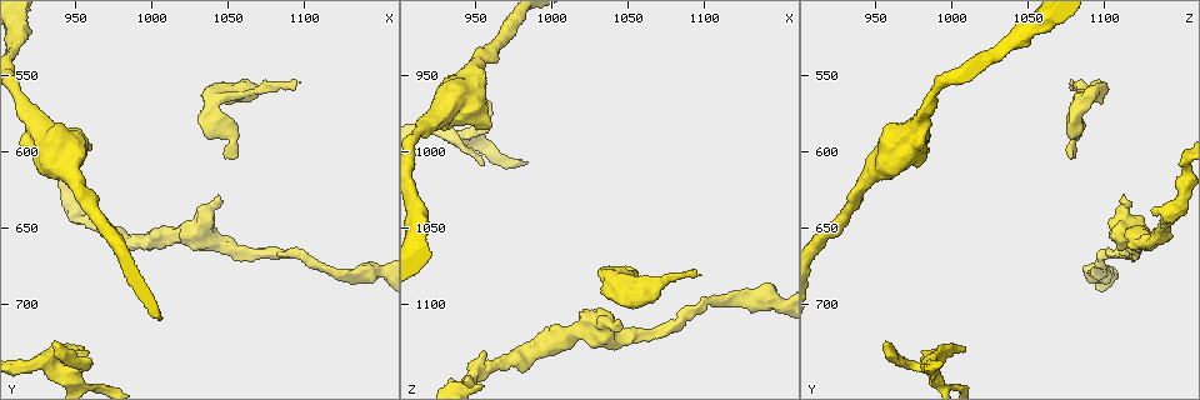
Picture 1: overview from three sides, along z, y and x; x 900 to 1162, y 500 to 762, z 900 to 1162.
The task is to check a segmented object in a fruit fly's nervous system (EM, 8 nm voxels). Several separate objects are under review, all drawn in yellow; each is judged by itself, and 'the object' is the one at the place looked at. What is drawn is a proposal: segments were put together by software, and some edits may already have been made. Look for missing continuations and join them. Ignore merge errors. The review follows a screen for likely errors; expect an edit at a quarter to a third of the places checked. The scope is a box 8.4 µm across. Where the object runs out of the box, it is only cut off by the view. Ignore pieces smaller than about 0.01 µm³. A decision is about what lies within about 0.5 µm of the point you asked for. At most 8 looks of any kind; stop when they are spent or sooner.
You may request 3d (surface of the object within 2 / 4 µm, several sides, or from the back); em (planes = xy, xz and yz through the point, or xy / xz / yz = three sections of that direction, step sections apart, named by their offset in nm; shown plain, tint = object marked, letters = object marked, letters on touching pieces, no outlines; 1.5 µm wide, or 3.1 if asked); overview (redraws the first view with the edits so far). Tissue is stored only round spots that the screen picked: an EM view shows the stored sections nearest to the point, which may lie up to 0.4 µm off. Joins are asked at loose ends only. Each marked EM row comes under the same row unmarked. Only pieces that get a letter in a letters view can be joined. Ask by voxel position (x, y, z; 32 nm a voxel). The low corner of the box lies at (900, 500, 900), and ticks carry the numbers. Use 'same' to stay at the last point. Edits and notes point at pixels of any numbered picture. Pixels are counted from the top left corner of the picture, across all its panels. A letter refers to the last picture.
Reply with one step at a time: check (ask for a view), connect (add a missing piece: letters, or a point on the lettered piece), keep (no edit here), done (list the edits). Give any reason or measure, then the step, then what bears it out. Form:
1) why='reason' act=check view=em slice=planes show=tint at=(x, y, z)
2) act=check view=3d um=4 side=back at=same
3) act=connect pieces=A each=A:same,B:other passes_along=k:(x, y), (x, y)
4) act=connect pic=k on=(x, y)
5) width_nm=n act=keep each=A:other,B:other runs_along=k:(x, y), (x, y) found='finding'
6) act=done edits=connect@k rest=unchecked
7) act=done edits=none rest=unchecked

why='free end' act=check view=em slice=planes show=tint at=(936, 724, 956)

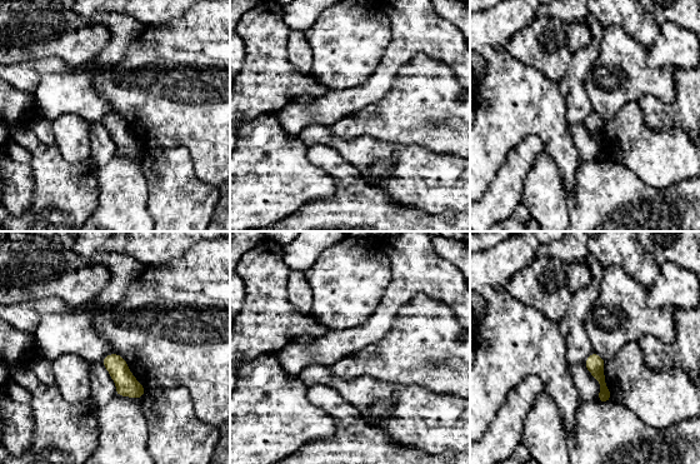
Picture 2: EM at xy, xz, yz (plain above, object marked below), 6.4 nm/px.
why='what lies round it' act=check view=em slice=planes show=letters at=same

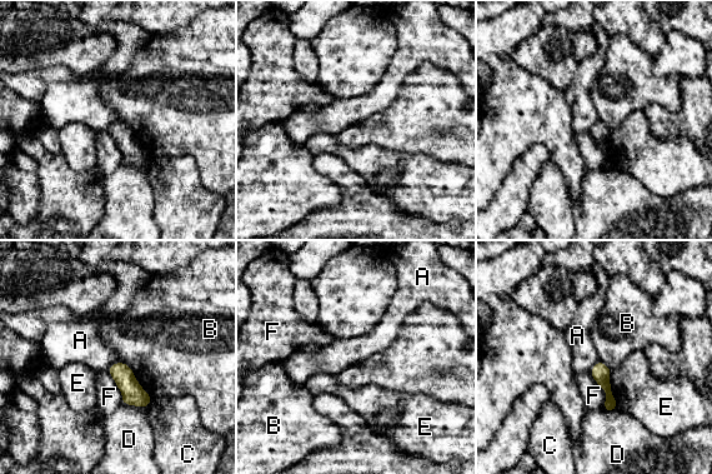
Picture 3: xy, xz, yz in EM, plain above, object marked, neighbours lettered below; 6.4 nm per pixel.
width_nm=120 act=keep each=A:other,B:other,C:other,D:other,E:other,F:other border=3:(124, 362), (114, 362), (106, 369) found='none of them fits'

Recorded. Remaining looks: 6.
why='tapers out' act=check view=em slice=xz step=4 show=letters at=(954, 730, 1008)

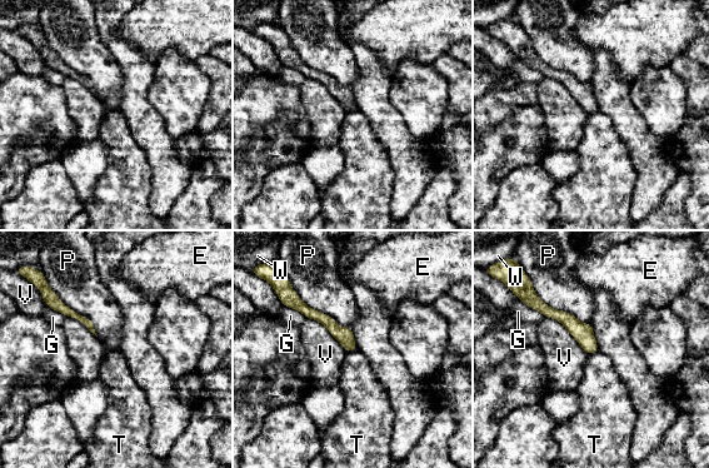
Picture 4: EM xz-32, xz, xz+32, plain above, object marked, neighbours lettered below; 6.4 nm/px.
width_nm=110 act=keep each=E:other,G:other,P:other,T:other,V:other,W:other border=4:(544, 315), (557, 319), (588, 354) found='no lettered piece goes on from it'

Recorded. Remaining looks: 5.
why='an open end' act=check view=em slice=planes show=letters at=(1046, 634, 1116)

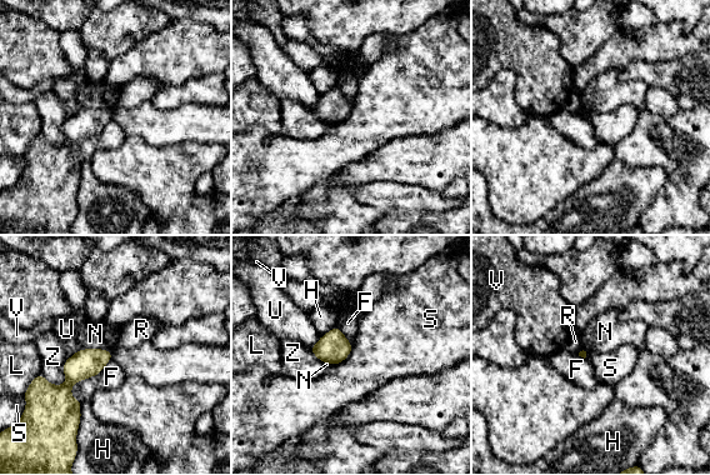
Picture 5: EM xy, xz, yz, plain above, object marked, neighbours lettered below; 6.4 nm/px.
longest_contact=F:360nm act=keep each=F:other,H:other,L:other,N:other,R:other,S:other,U:other,V:other,Z:other border=5:(353, 345), (341, 361), (331, 365) found='no lettered piece goes on from it'

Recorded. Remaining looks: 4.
act=done edits=none rest=unchecked

